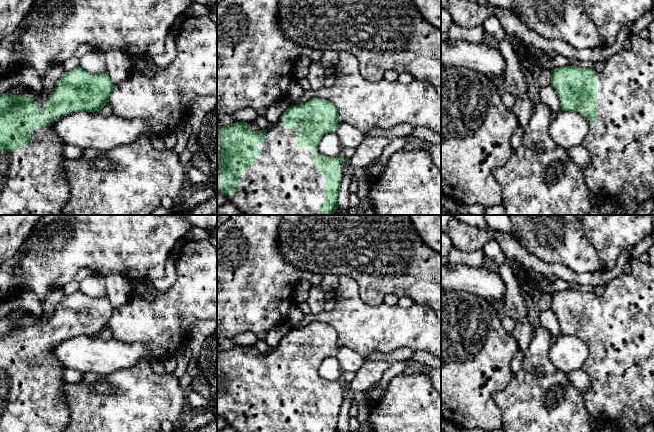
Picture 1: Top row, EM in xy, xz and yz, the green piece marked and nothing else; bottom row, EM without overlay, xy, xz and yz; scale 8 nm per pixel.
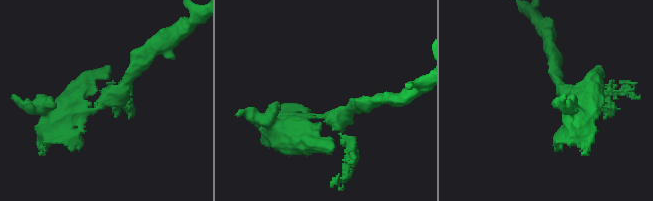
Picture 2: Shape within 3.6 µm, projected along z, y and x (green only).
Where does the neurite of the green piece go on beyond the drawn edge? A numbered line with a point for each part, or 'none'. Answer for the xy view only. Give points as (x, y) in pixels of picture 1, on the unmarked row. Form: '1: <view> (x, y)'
1: xy (33, 401)

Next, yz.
1: yz (621, 367)

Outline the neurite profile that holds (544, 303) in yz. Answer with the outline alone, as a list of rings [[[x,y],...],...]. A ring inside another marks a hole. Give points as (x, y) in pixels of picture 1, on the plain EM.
[[[542,293],[538,302],[539,313],[551,309],[551,293]]]

